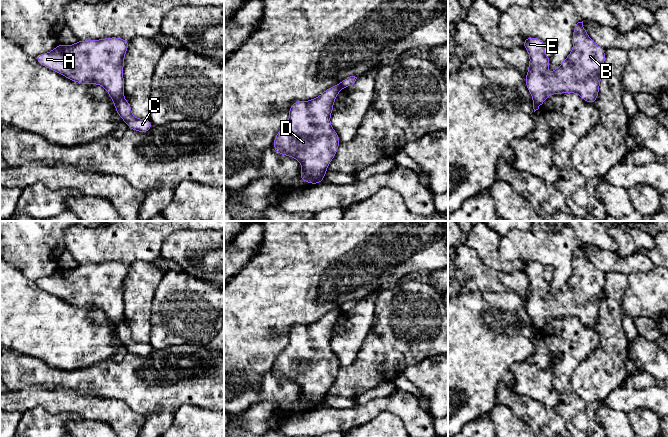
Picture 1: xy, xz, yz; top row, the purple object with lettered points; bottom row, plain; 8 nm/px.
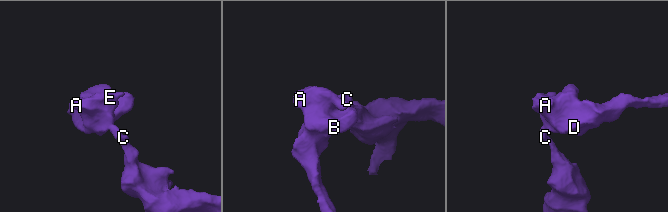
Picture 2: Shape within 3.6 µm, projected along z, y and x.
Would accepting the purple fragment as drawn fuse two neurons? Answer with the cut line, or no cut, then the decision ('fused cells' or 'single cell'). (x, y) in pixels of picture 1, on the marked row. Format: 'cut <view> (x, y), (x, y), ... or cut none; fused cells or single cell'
cut xy (122, 97), (114, 104); fused cells

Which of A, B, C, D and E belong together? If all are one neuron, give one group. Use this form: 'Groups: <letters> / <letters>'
Groups: A B D E / C

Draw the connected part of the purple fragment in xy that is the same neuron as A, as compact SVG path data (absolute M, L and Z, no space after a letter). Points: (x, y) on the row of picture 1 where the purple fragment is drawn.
M119 37L78 40L70 46L58 44L35 60L71 81L104 87L115 105L124 97L124 57L129 43Z

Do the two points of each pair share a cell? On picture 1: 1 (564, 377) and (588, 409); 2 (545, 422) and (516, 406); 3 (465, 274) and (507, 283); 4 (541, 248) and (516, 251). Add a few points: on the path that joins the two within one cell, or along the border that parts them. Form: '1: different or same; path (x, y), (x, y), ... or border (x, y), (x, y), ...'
1: same; path (564, 386), (564, 390), (579, 405)
2: same; path (538, 417), (523, 407)
3: same; path (475, 276), (497, 282)
4: same; path (535, 248), (522, 248)

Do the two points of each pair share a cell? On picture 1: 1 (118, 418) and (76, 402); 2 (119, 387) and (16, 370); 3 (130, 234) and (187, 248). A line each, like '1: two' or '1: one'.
1: one
2: one
3: two

